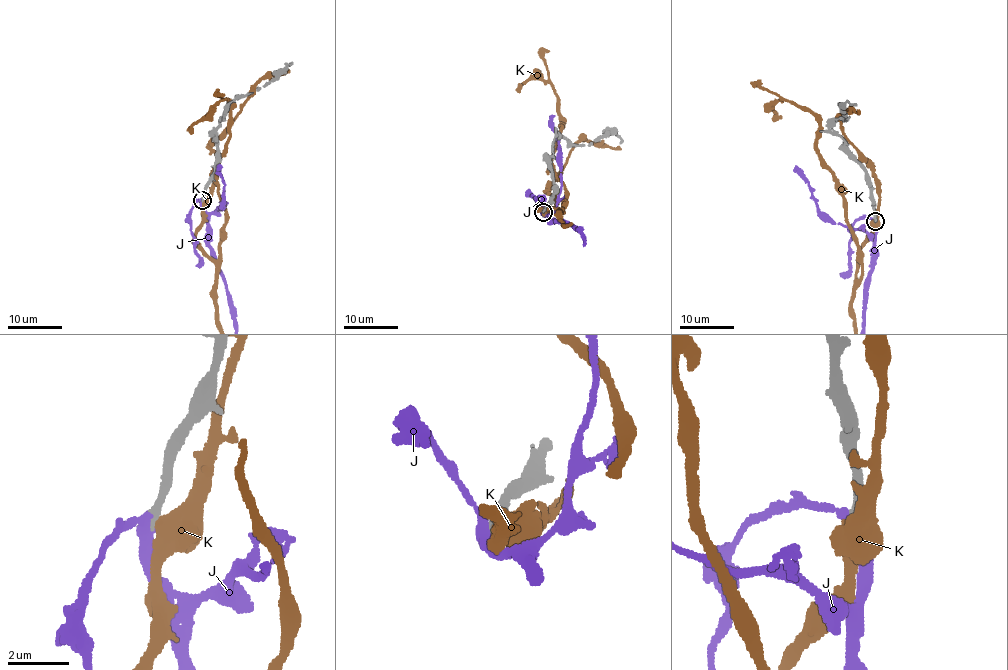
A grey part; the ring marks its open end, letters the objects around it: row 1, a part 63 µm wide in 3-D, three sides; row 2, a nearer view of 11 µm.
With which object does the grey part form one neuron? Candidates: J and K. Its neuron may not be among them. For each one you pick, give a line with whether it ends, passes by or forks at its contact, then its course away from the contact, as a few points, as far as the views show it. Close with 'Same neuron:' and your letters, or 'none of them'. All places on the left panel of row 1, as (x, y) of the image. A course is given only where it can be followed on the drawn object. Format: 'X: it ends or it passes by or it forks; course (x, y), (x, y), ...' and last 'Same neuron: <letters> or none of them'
J: it passes by
Same neuron: J

